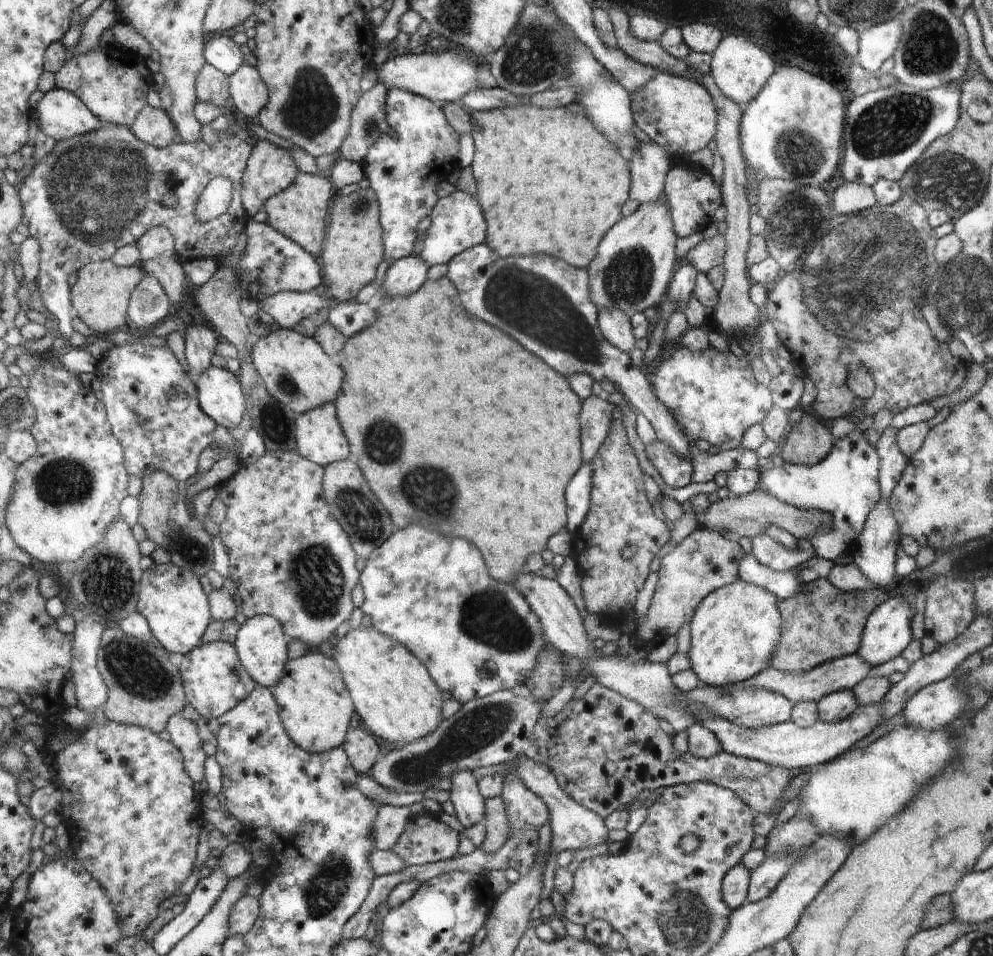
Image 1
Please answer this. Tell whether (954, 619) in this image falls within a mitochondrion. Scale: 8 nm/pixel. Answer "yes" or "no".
no

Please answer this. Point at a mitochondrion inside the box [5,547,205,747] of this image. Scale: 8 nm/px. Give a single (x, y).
(136, 668)

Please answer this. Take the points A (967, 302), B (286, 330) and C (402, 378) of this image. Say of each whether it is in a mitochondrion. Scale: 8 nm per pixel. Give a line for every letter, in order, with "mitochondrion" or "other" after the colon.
A: mitochondrion
B: other
C: other

